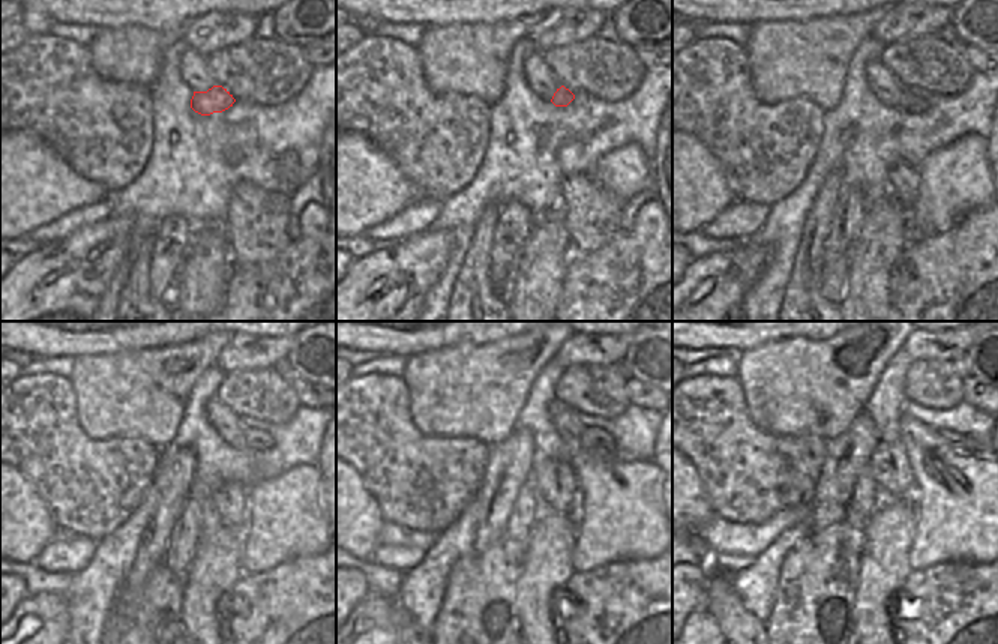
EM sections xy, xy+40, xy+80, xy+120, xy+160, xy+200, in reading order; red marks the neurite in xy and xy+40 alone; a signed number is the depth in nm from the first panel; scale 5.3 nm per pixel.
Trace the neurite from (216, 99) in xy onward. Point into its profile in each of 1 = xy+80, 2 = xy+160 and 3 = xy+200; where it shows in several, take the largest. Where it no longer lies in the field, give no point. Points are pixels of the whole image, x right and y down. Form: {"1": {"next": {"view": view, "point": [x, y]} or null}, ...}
{"1": {"next": {"view": "xy+80", "point": [908, 102]}}, "2": {"next": {"view": "xy+160", "point": [592, 437]}}, "3": {"next": {"view": "xy+200", "point": [965, 445]}}}

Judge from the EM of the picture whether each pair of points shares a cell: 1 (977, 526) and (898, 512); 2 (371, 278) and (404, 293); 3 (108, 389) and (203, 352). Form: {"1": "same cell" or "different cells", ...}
{"1": "different cells", "2": "same cell", "3": "same cell"}

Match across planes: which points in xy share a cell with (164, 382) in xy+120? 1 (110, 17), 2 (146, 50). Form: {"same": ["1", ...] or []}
{"same": ["2"]}

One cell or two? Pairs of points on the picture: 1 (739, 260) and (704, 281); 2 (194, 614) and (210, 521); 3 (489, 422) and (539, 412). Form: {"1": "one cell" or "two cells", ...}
{"1": "one cell", "2": "one cell", "3": "two cells"}

